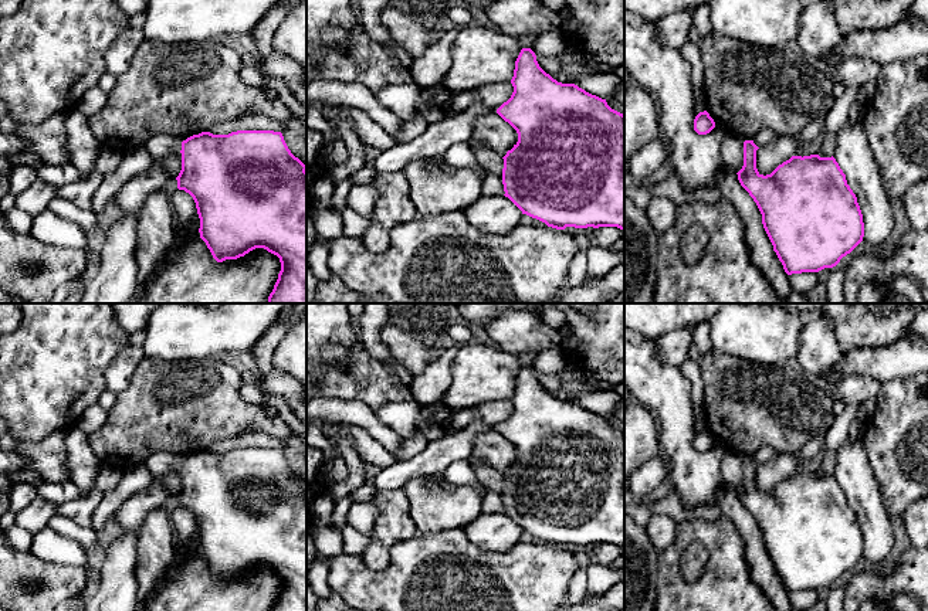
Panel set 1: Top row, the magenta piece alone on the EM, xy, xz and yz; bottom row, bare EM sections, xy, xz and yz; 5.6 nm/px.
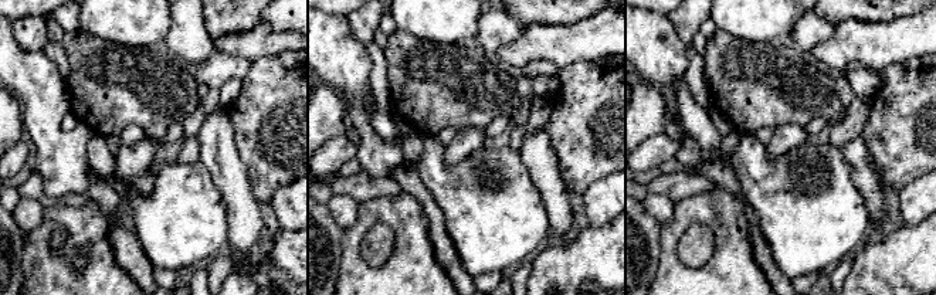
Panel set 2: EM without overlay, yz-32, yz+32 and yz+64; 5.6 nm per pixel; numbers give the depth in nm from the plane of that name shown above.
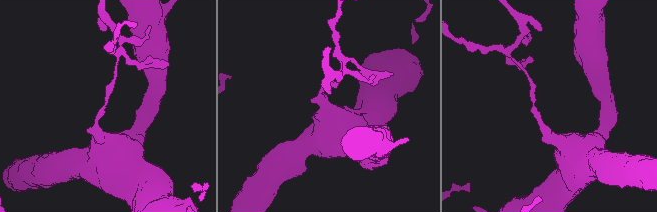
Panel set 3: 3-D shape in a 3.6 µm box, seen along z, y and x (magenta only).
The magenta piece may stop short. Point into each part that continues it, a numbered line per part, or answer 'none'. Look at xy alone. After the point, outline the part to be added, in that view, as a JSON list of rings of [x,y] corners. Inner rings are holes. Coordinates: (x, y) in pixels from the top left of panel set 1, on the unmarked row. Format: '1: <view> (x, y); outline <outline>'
1: xy (161, 462); outline [[[159,451],[159,452],[150,454],[143,462],[143,465],[153,475],[163,475],[163,473],[167,473],[170,469],[180,466],[182,458],[176,454]]]

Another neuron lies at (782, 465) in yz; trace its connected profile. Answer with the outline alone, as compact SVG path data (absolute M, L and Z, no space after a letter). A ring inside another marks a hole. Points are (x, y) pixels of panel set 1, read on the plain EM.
M778 452L756 468L756 486L759 492L770 492L779 482L795 473L799 466L799 454Z

